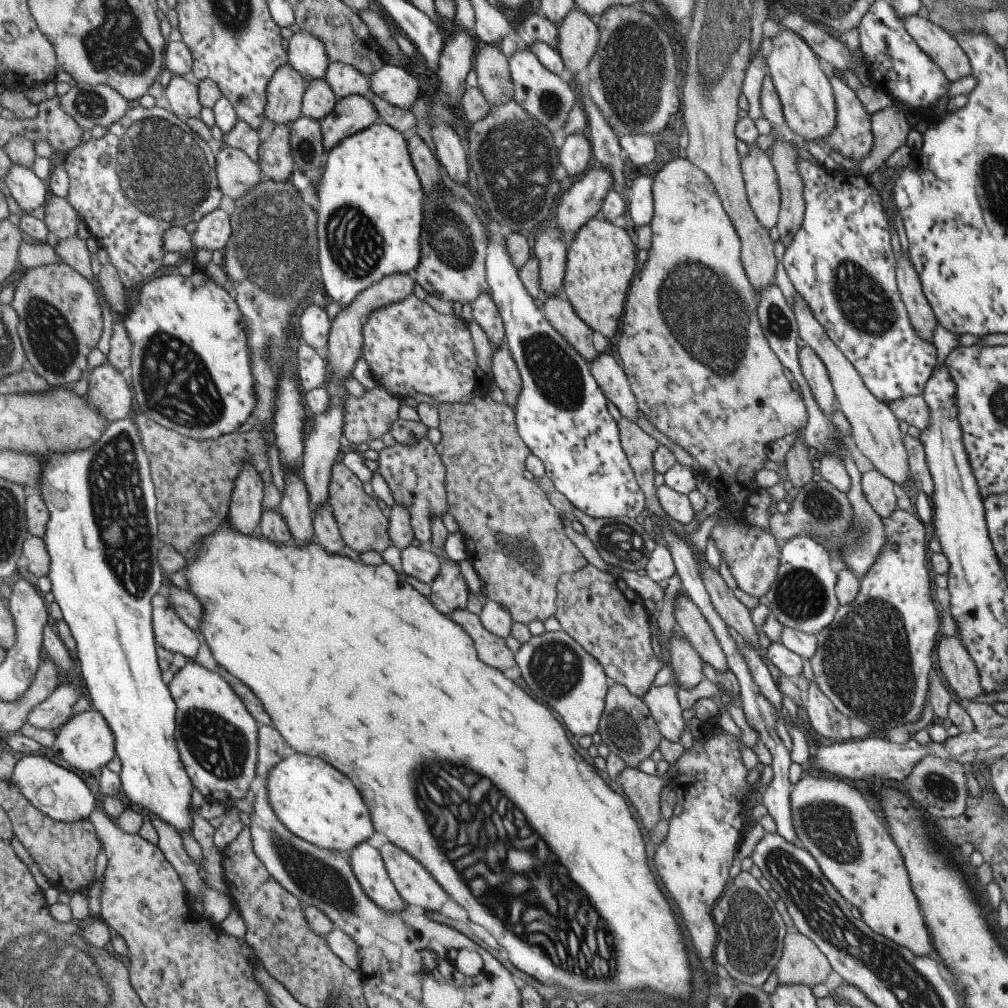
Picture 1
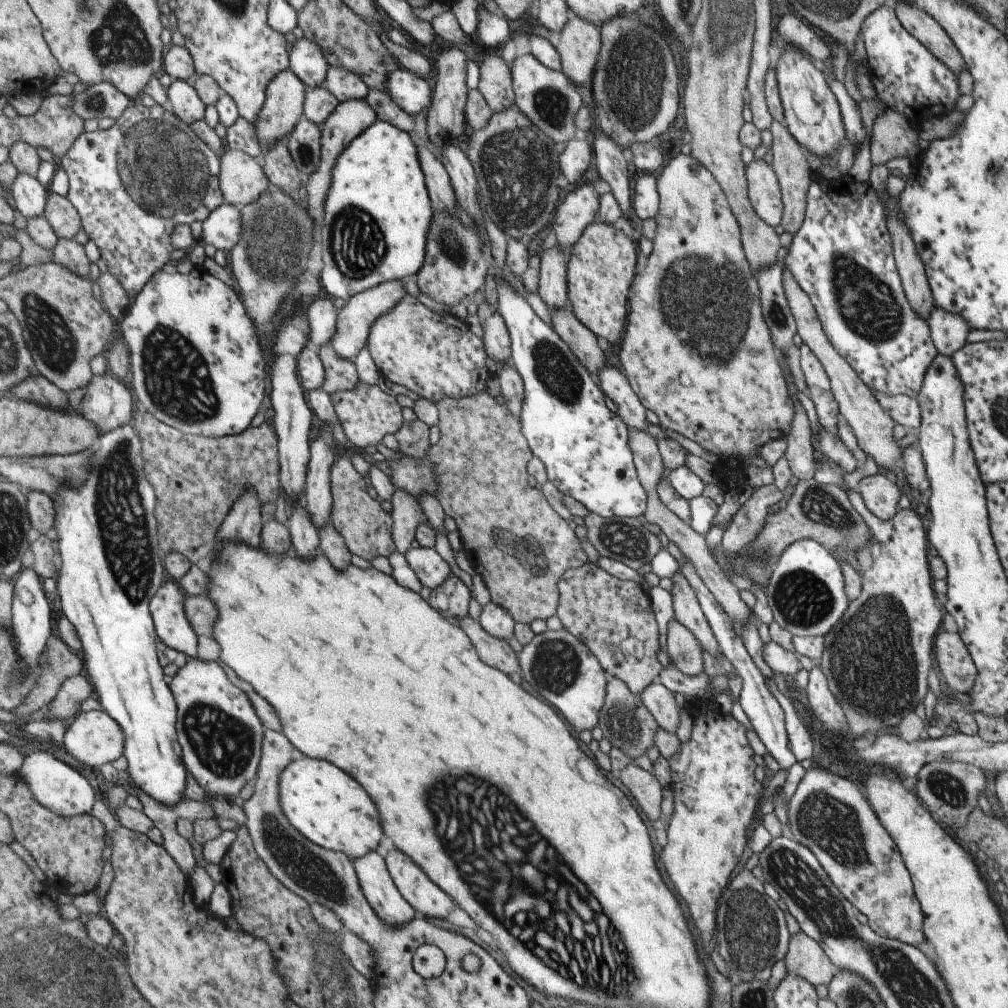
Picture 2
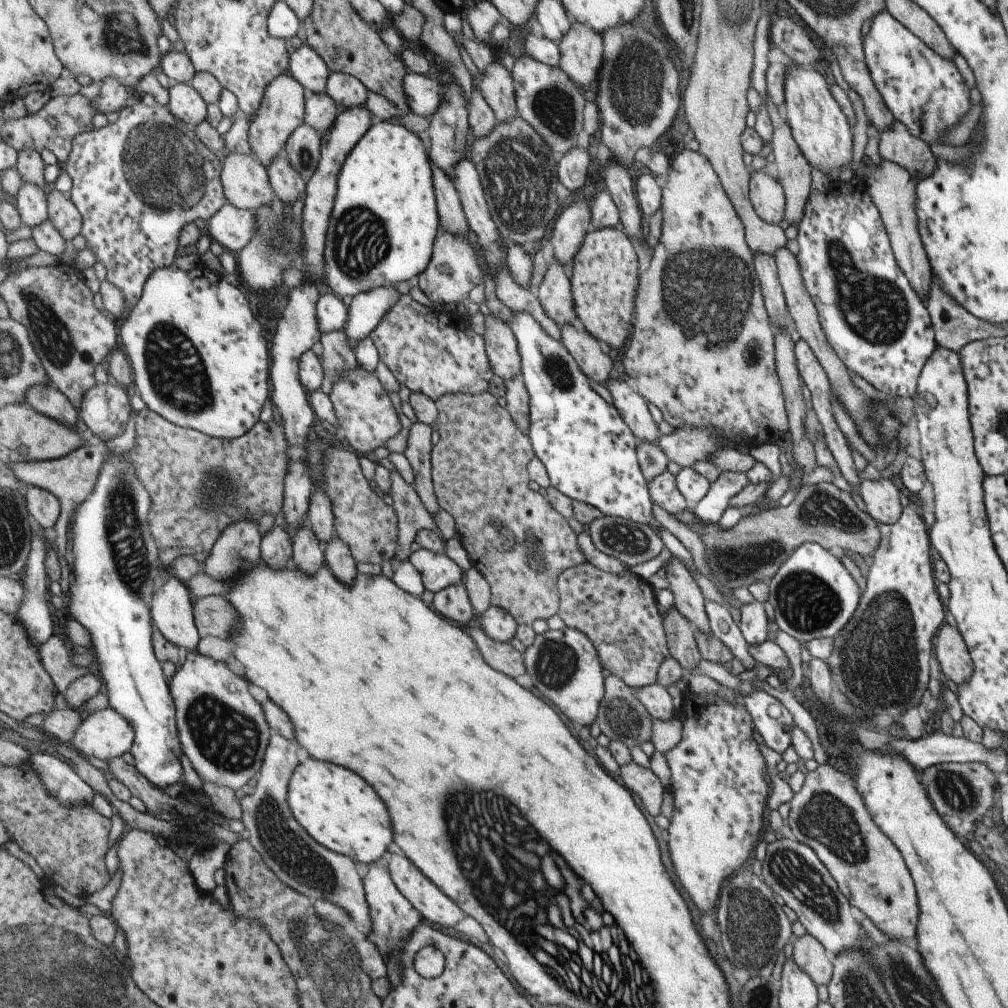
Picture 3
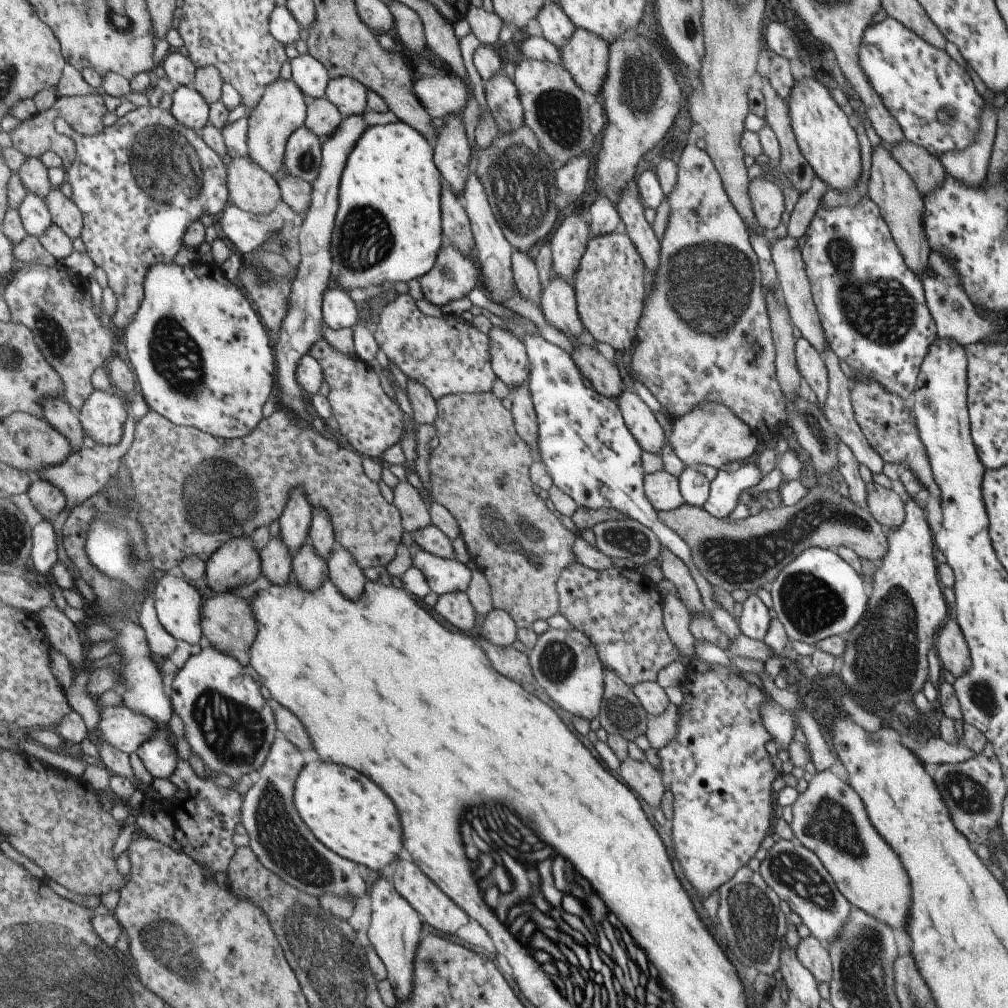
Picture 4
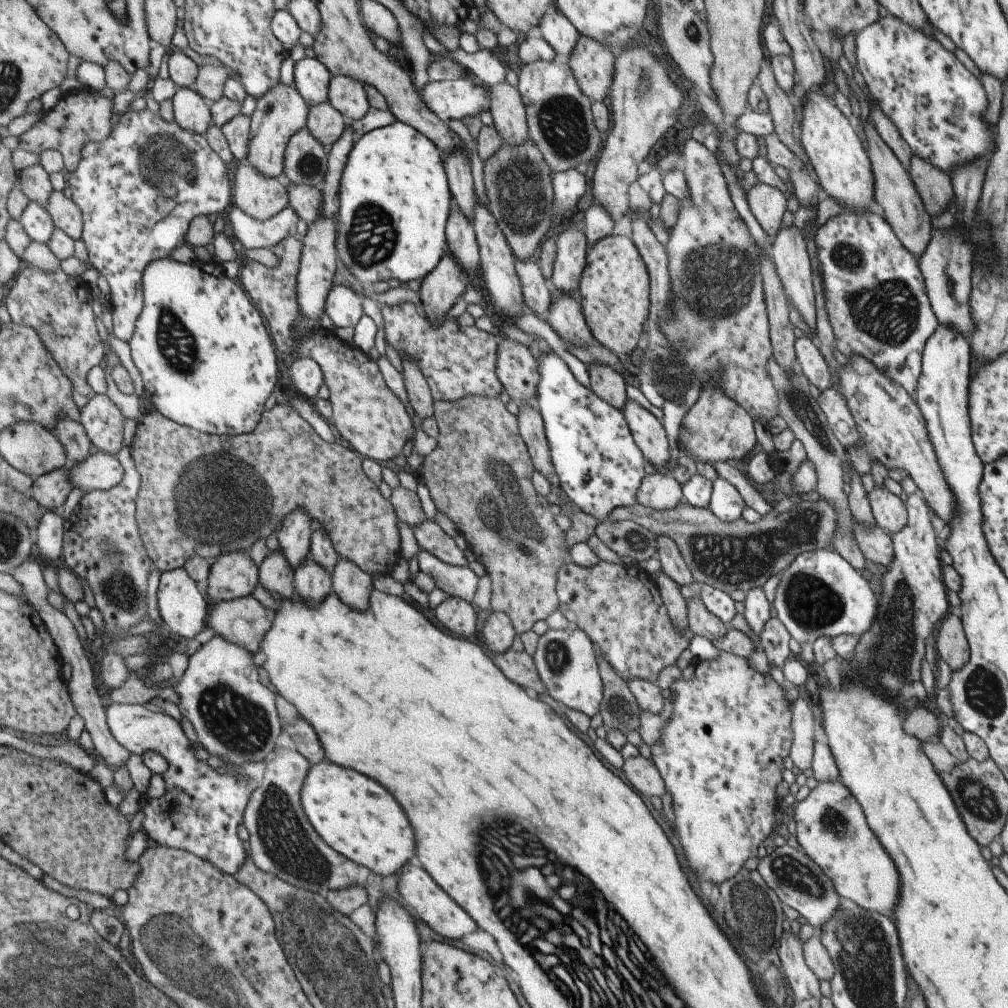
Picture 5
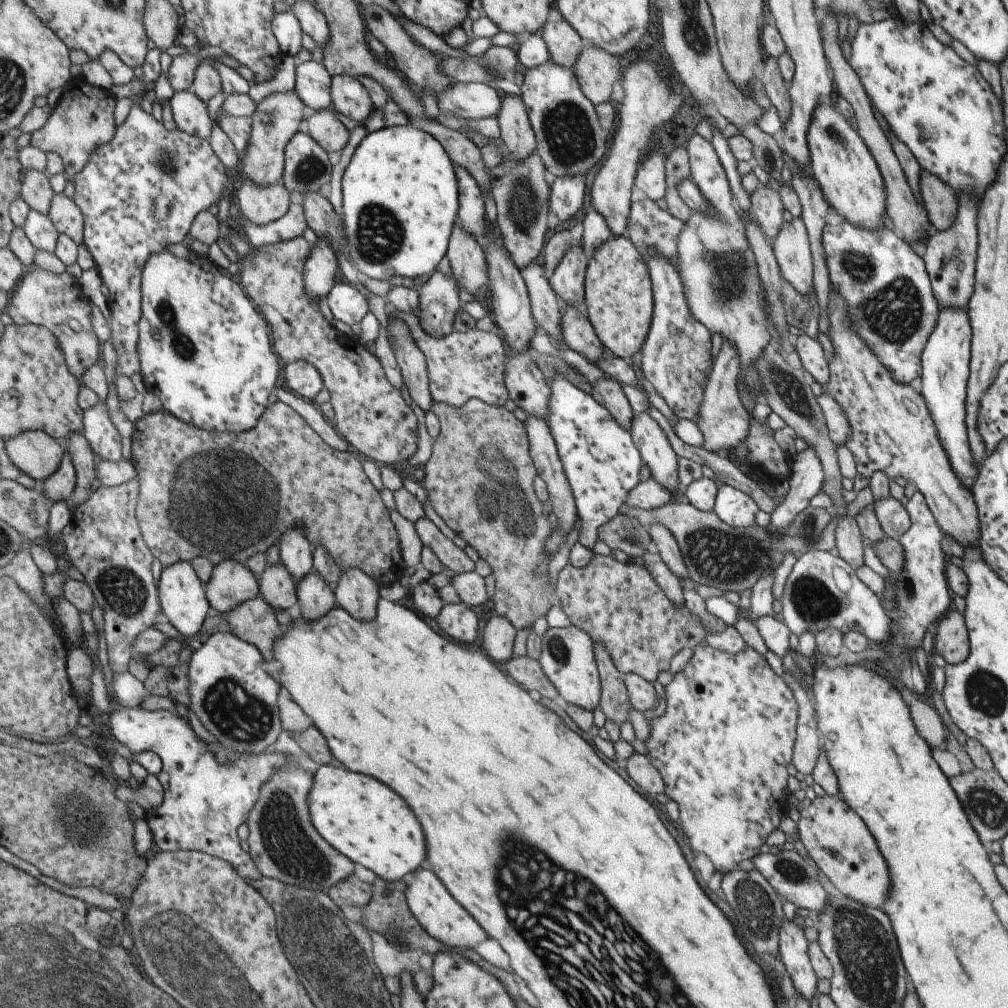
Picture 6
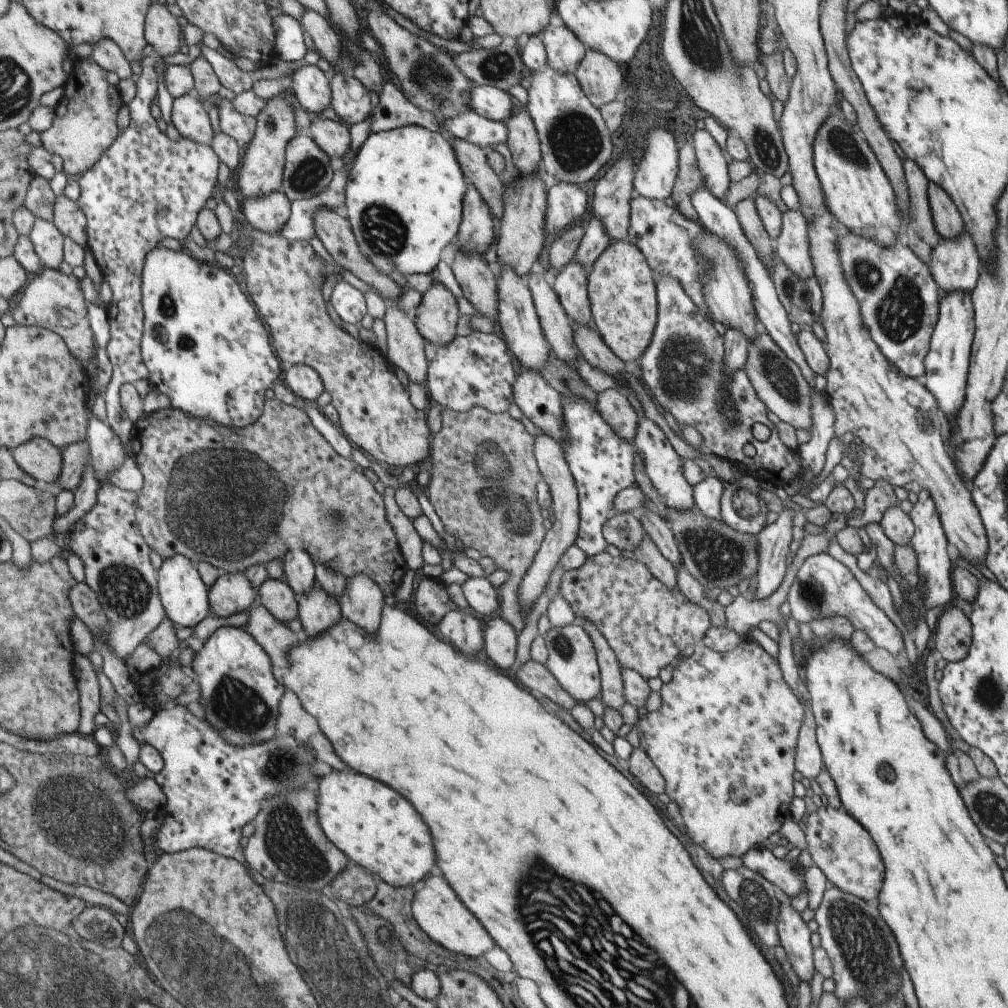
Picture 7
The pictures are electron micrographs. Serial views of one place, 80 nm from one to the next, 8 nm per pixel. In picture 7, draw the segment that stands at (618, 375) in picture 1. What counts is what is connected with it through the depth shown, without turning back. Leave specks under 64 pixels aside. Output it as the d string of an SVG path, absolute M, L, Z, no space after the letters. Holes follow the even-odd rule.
M645 417L637 422L637 429L635 436L633 436L633 449L643 461L645 467L643 470L645 470L647 478L651 481L659 498L663 499L666 507L673 508L673 510L685 510L685 512L695 508L691 492L692 487L685 482L683 472L681 472L681 459L675 454L663 432Z

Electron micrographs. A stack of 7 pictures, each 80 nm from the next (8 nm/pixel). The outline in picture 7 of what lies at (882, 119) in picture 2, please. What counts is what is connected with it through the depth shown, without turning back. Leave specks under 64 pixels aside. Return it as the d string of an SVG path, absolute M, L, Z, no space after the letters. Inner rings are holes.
M927 182L928 208L934 230L940 238L957 238L964 225L959 210L947 196L945 190L933 182Z

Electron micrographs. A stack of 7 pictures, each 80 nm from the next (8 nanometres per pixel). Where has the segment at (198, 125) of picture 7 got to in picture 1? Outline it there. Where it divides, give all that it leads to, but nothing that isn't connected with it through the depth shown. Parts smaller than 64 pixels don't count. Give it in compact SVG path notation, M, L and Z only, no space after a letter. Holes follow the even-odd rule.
M175 75L166 87L166 96L172 110L179 118L187 120L202 116L199 86L193 86L185 78Z

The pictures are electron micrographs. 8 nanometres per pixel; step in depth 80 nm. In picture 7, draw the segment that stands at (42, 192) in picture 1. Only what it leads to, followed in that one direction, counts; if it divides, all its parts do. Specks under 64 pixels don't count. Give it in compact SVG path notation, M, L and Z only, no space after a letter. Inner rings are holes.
M36 218L35 226L31 228L29 238L33 242L35 251L39 254L43 267L59 269L64 261L65 236L55 226L43 218Z

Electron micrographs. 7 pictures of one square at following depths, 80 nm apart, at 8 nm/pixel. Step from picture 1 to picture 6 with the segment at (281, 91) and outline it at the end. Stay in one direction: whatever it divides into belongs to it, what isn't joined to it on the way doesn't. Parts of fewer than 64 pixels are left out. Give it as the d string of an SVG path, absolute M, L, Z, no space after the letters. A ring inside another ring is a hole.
M273 92L261 98L255 105L252 120L252 131L247 148L241 154L241 178L251 180L257 186L280 183L284 166L284 149L287 142L296 134L299 123L307 118L309 111L291 92Z

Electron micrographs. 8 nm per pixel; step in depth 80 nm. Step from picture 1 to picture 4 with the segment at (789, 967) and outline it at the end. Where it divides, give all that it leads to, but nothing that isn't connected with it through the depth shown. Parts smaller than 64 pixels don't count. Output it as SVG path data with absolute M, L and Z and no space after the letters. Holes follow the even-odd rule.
M813 936L799 940L794 952L799 964L809 970L816 983L827 983L831 979L832 965L827 947Z

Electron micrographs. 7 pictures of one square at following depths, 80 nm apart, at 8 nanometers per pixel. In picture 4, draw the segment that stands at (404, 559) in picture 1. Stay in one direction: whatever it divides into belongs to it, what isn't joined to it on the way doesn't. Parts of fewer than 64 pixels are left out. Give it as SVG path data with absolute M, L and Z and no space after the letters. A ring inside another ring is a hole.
M420 549L411 558L411 564L423 574L429 590L437 595L467 590L470 571L455 559L438 558Z

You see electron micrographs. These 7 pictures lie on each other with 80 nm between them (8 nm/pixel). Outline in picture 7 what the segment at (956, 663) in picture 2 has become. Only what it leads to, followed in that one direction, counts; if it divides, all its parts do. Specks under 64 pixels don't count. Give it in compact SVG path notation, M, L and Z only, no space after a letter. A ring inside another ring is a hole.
M948 605L937 620L930 647L947 663L962 660L971 645L971 628L959 605Z

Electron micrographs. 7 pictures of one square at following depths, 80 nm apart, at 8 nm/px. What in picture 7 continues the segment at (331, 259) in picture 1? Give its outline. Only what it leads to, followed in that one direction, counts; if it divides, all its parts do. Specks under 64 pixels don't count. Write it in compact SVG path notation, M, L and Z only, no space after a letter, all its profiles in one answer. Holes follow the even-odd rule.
M416 125L370 133L358 148L343 190L347 224L359 252L381 274L394 270L403 276L431 273L440 261L441 250L456 237L465 188L446 136Z

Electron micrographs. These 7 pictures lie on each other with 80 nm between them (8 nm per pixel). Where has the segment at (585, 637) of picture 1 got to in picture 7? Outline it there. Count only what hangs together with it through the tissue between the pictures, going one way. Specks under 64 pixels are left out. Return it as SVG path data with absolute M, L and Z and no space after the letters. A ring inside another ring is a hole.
M605 551L587 556L580 568L565 570L558 593L571 606L576 621L589 620L601 632L609 649L615 654L620 669L632 669L645 681L657 678L659 672L687 646L695 647L702 642L705 632L711 627L709 616L703 608L689 604L676 589L667 590L643 564L633 558L613 557Z

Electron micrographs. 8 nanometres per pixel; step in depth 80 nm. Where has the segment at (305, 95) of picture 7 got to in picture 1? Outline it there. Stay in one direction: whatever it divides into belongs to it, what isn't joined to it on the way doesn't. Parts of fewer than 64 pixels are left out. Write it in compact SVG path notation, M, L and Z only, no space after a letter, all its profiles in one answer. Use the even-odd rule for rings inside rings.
M299 32L292 34L287 44L287 63L301 75L306 84L324 78L329 62L319 39Z

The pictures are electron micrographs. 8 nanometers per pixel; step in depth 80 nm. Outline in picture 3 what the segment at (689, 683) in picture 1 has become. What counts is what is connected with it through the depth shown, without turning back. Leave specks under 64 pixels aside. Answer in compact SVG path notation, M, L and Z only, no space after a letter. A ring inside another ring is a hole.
M671 605L662 614L662 627L670 657L681 665L683 672L689 672L701 659L692 624Z

